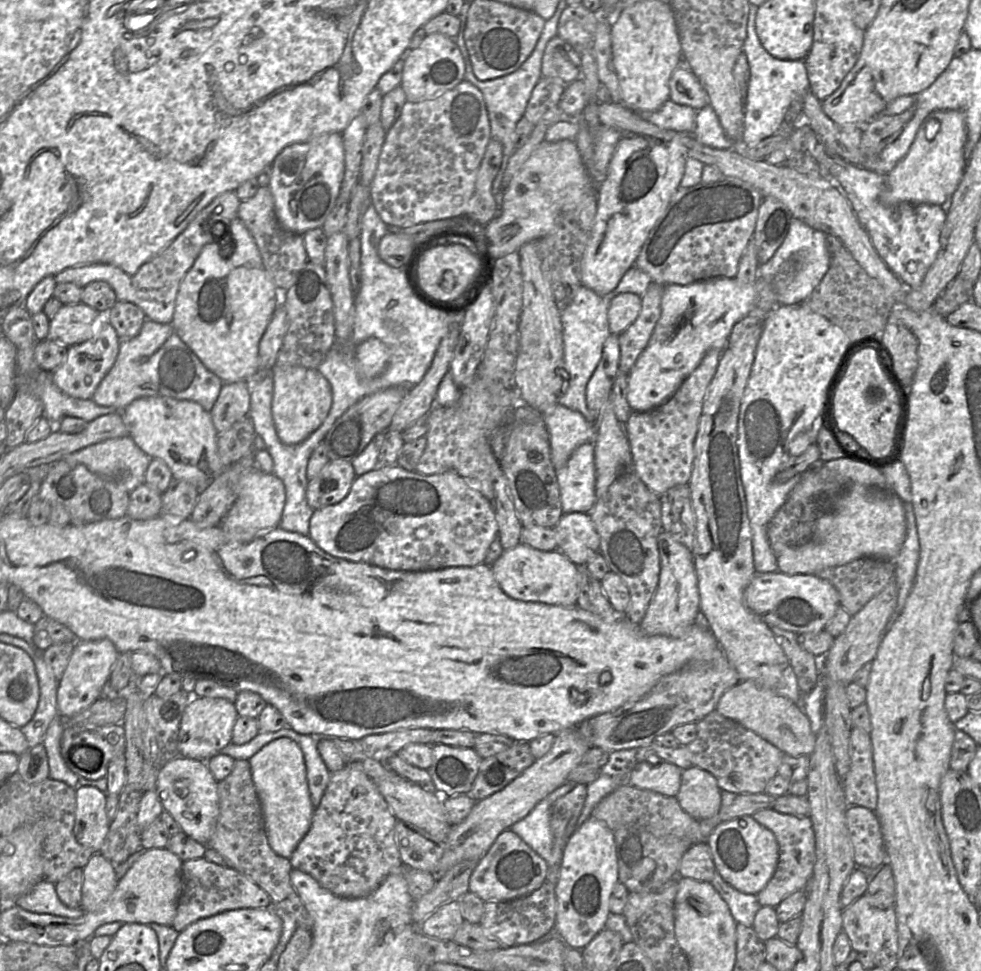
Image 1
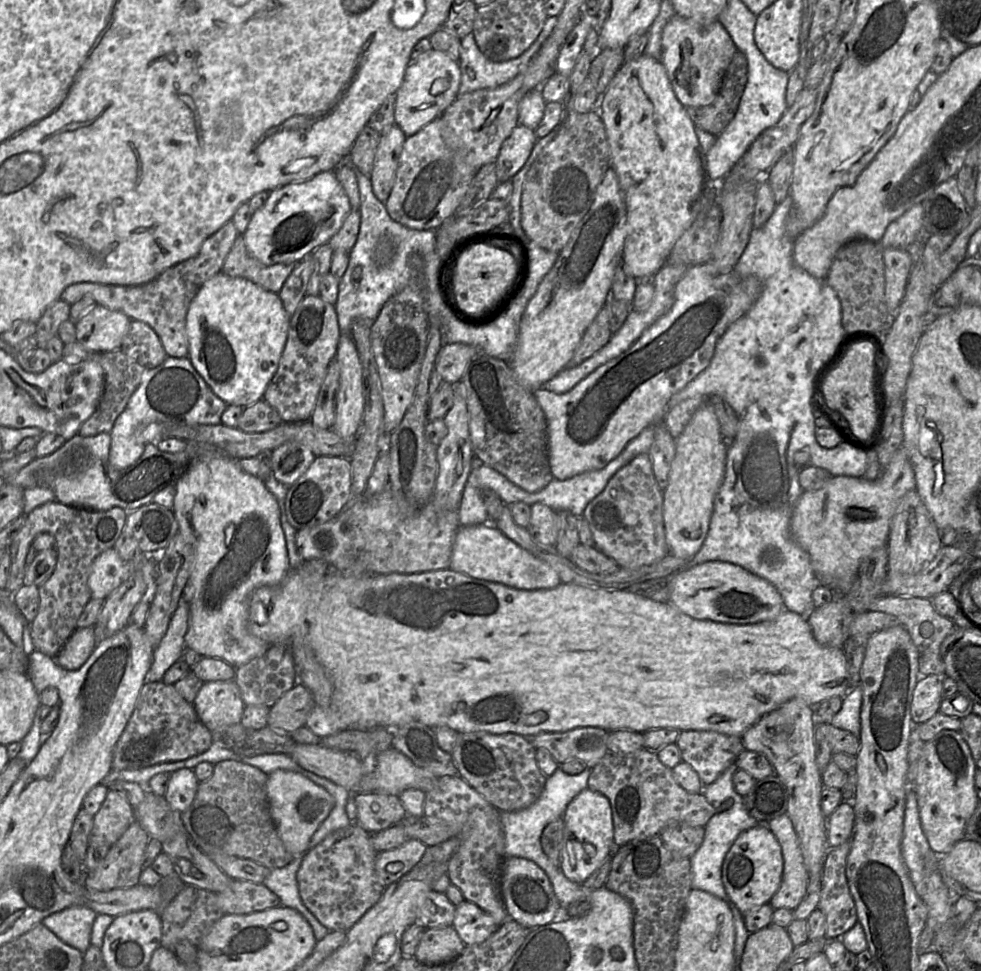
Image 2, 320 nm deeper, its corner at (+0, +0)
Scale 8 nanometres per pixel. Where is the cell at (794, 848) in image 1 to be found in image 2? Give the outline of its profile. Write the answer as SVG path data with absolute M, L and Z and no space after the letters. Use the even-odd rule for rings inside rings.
M786 813L768 822L768 827L779 841L784 859L781 885L769 904L774 910L794 910L804 899L810 882L800 841Z

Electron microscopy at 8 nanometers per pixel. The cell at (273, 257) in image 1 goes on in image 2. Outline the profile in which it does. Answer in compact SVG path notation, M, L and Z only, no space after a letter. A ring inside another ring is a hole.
M239 234L225 258L221 272L232 277L245 278L278 294L296 264L262 264L249 254L243 234Z

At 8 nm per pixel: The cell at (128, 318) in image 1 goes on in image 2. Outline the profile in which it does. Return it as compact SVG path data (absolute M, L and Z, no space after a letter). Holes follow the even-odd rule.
M138 320L131 321L120 350L146 369L158 367L168 357L157 333Z

